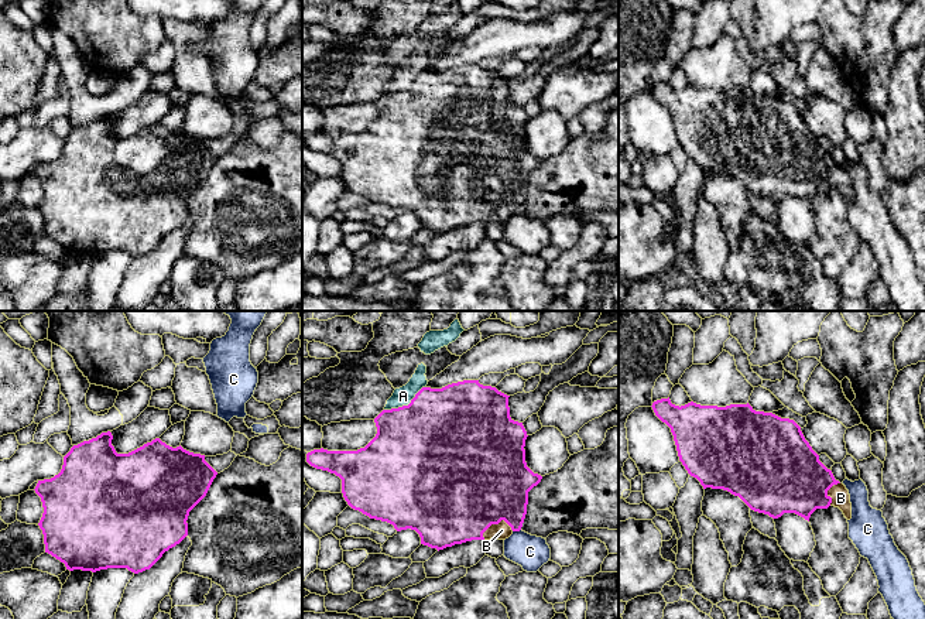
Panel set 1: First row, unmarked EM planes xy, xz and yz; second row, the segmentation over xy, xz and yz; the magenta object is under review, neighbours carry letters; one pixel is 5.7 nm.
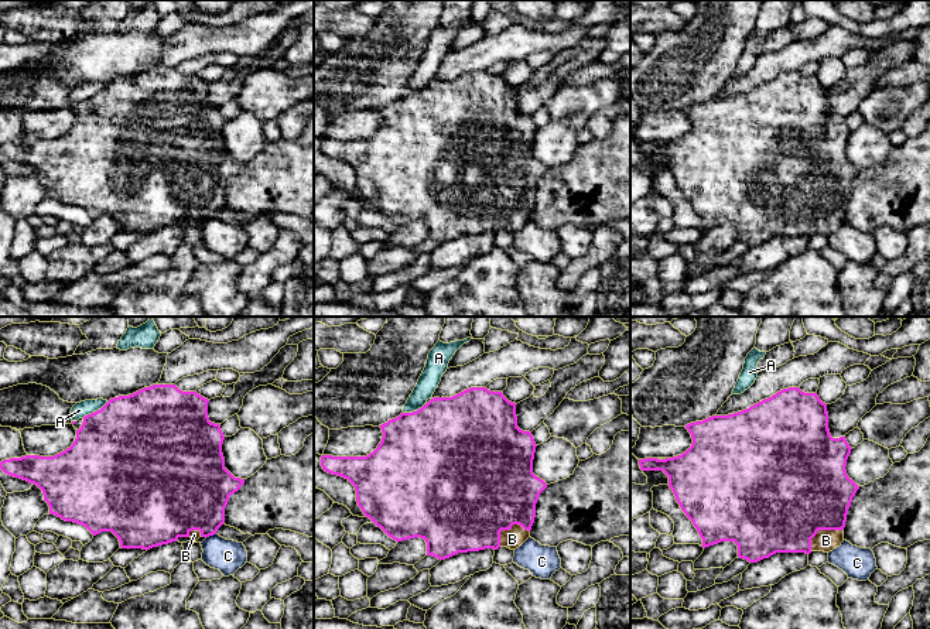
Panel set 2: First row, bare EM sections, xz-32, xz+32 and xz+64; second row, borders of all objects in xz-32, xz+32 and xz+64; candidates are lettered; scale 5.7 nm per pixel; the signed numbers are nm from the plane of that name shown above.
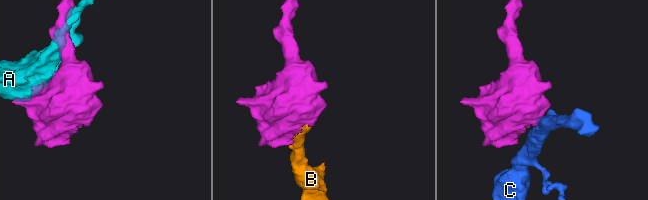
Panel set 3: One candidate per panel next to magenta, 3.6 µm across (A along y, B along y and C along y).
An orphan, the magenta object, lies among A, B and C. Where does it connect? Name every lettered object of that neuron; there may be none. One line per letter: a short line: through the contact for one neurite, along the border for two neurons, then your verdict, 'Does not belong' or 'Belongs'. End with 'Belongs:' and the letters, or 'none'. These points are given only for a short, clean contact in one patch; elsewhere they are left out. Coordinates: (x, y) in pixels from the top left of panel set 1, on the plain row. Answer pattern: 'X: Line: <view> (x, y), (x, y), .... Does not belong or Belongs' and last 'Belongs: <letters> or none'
A: Does not belong
B: Belongs
C: Line: xz (520, 212), (513, 215). Does not belong
Belongs: B

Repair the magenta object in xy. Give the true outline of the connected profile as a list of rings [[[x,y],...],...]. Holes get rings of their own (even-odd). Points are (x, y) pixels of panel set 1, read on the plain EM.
[[[110,114],[73,129],[64,140],[58,158],[38,164],[35,177],[41,181],[44,196],[38,206],[44,218],[45,236],[65,247],[66,253],[100,254],[127,252],[138,257],[150,253],[165,235],[188,219],[189,195],[206,179],[217,155],[205,144],[181,129],[172,131],[160,122],[129,136],[117,137]]]

